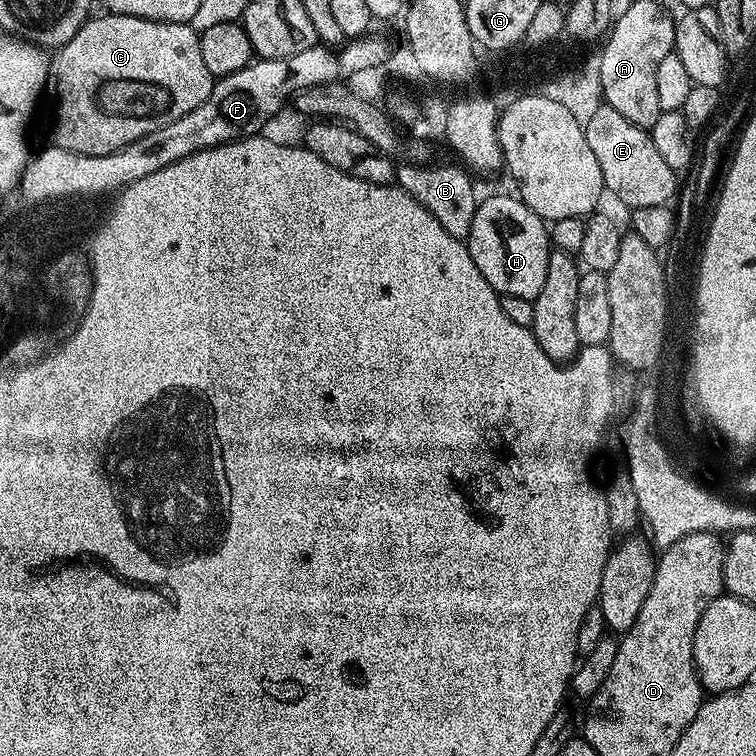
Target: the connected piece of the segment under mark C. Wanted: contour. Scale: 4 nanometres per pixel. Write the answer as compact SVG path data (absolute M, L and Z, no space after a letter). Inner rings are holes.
M115 14L93 15L84 21L84 24L62 47L55 49L50 60L50 84L56 87L56 121L52 124L52 136L55 147L65 148L74 154L86 154L87 156L108 156L111 152L118 152L130 142L142 138L142 134L150 134L162 126L170 126L170 122L178 122L182 114L190 114L206 98L210 98L214 78L210 70L206 70L206 62L202 59L202 46L200 45L200 33L192 27L191 23L179 24L178 22L158 22L146 18L134 18L133 16L117 16Z

